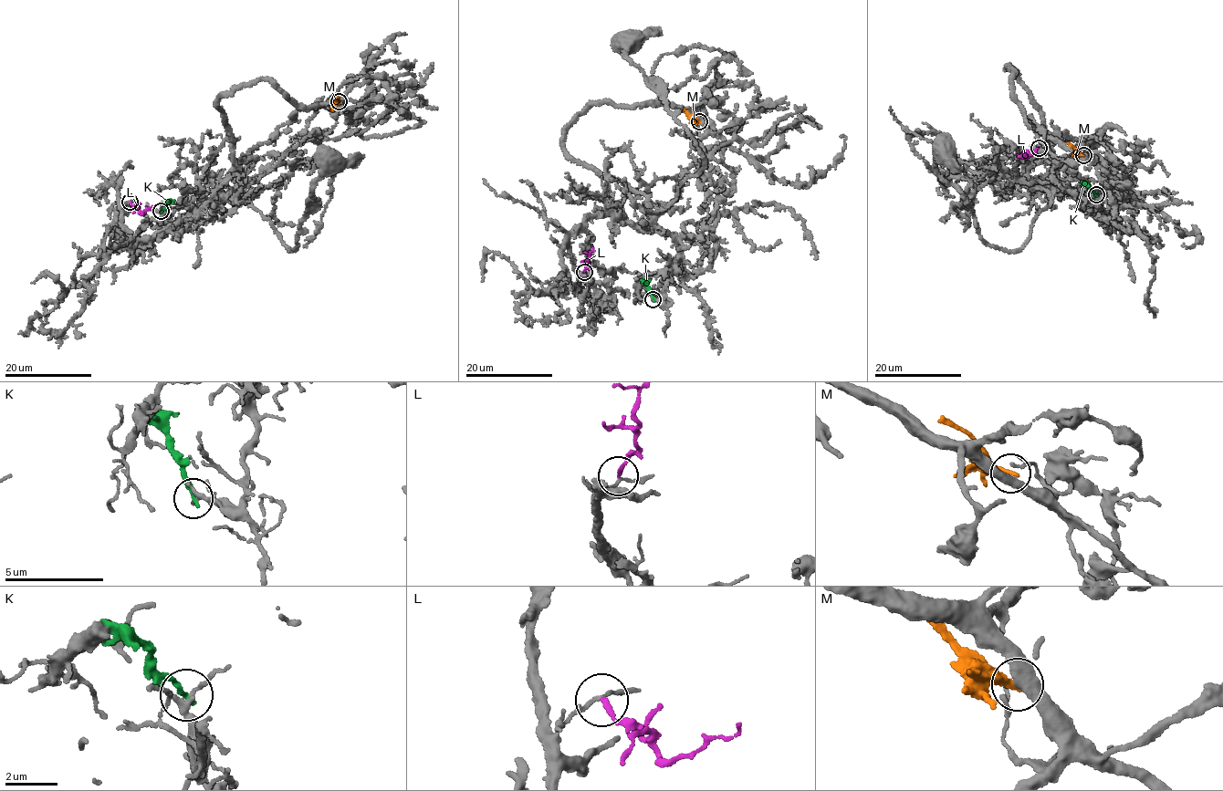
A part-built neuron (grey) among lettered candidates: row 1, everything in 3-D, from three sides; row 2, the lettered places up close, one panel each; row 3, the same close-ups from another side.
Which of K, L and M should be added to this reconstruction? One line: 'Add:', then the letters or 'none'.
Add: none

